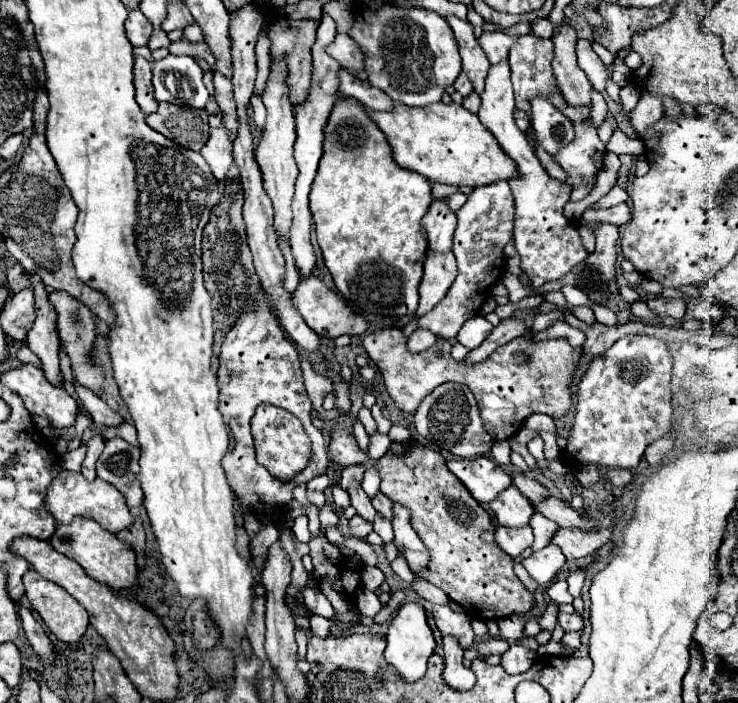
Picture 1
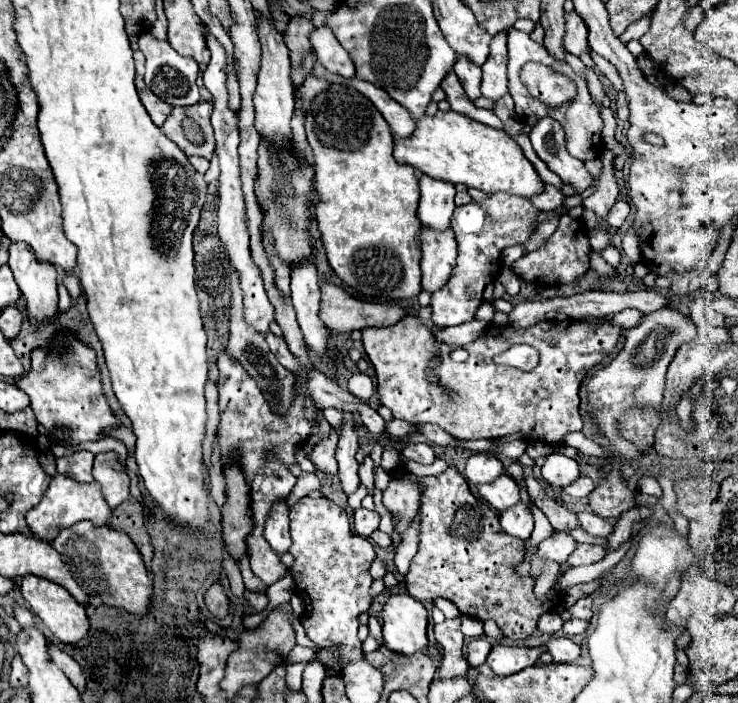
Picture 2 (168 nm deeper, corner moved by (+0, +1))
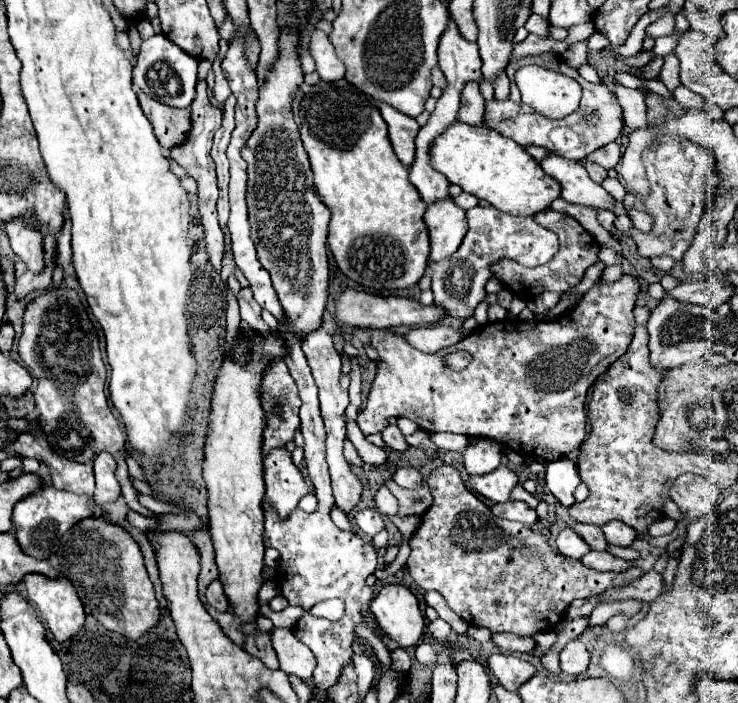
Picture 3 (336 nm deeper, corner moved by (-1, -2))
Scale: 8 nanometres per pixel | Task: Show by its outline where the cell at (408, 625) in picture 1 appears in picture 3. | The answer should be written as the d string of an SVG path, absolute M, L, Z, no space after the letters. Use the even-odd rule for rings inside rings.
M387 584L371 602L379 628L401 648L417 646L425 630L419 600L401 584Z

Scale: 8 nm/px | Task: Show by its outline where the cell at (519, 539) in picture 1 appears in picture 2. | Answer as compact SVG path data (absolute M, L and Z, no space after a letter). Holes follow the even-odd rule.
M520 503L510 509L504 509L500 513L500 525L508 535L514 535L518 539L528 539L534 529L534 519L532 519L530 507L526 503Z

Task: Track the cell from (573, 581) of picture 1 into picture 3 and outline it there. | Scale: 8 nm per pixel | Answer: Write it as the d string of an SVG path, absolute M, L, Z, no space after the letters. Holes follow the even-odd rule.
M683 474L673 482L669 496L679 506L683 518L691 522L713 512L719 498L719 490L713 482L699 474Z

